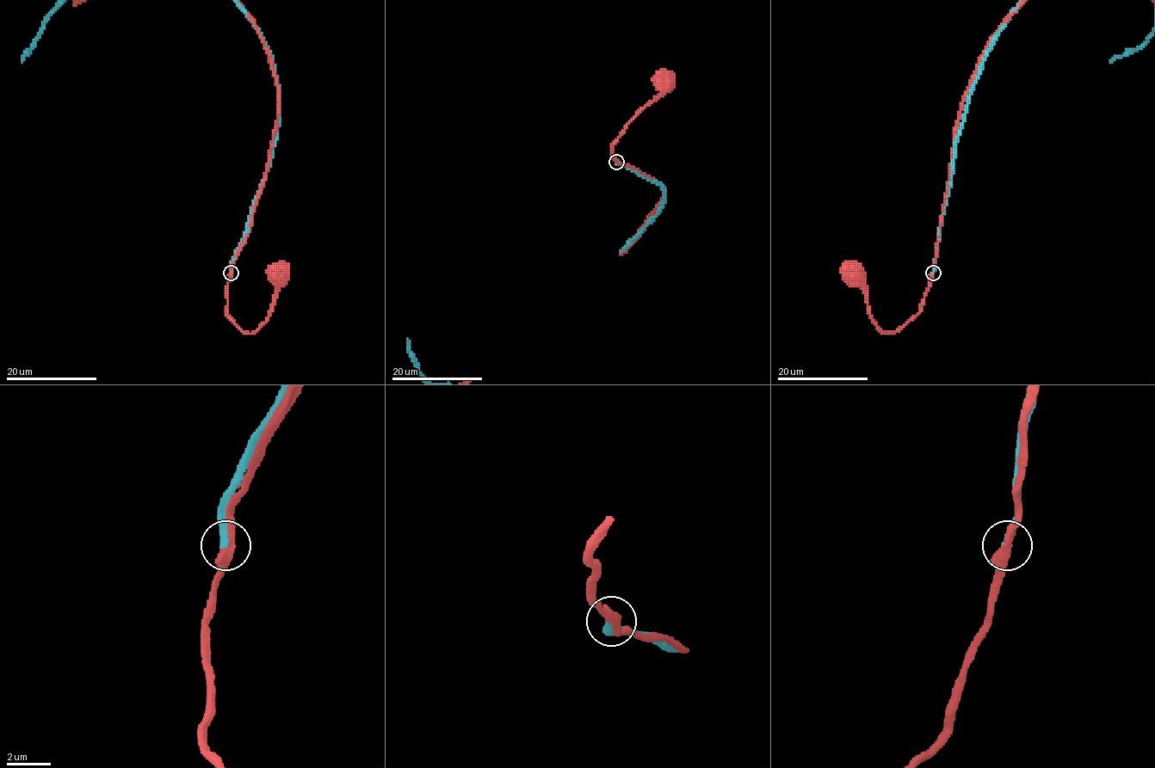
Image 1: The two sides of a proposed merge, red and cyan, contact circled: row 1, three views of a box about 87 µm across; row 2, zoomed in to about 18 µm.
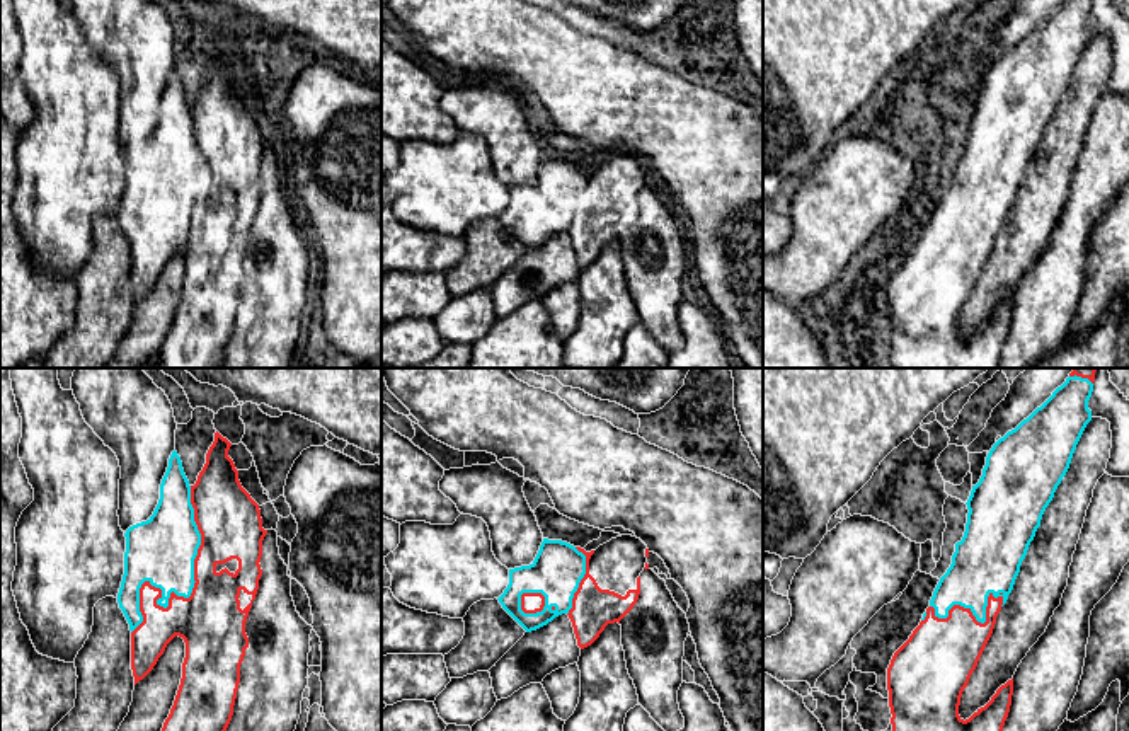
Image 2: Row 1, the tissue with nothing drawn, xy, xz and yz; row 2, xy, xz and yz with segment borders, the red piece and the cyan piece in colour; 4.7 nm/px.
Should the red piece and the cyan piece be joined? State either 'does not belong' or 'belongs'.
does not belong

